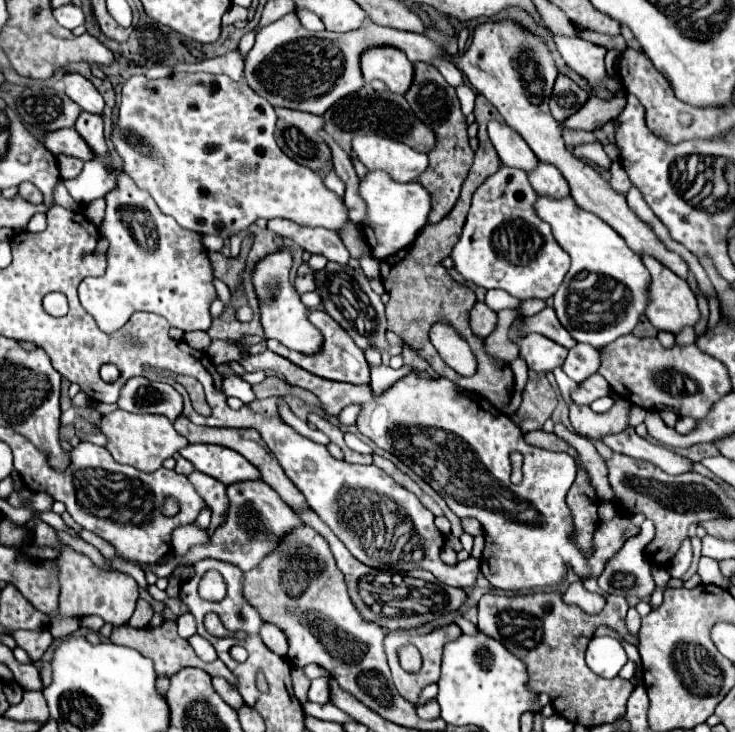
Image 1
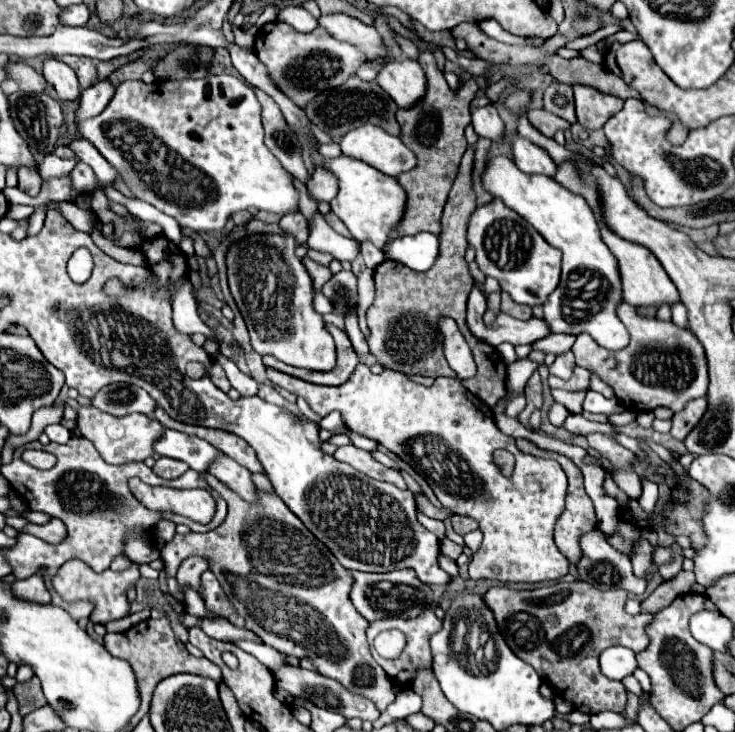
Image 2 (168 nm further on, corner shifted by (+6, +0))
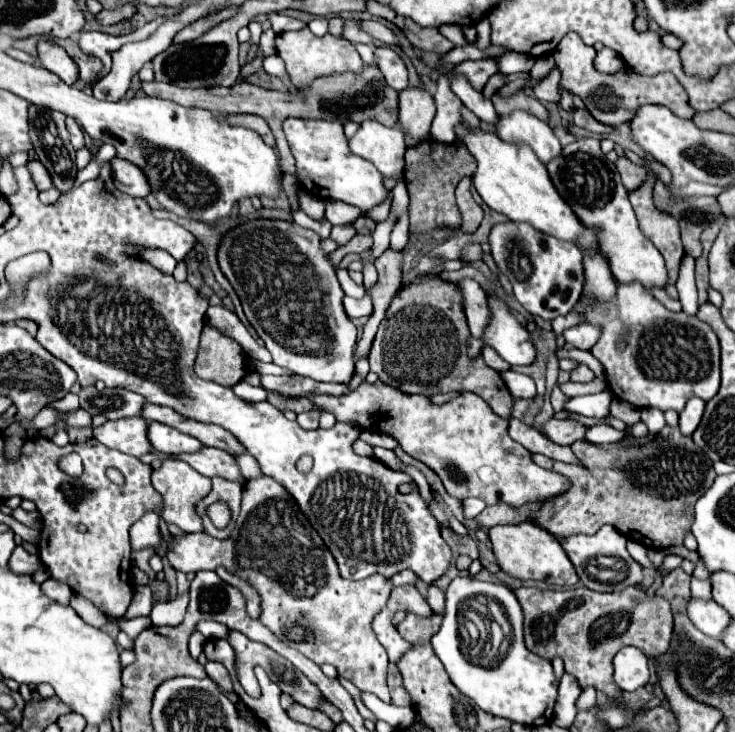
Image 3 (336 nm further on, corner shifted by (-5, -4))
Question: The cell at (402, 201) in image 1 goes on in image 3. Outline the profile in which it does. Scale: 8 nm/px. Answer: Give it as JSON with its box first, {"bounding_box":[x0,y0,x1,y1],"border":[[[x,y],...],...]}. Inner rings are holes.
{"bounding_box":[284,118,388,216],"border":[[[286,118],[284,134],[296,158],[296,178],[306,192],[322,200],[336,198],[346,204],[352,204],[360,208],[364,216],[370,212],[370,208],[374,208],[388,196],[388,190],[382,184],[382,174],[376,170],[376,166],[350,152],[342,122]]]}

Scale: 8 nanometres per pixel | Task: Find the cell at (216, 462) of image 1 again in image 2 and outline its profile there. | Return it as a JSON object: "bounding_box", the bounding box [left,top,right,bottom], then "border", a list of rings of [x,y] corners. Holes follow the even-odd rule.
{"bounding_box":[155,430,223,472],"border":[[[165,430],[165,438],[157,440],[155,452],[161,454],[161,456],[167,456],[167,458],[183,460],[195,472],[207,472],[209,466],[217,458],[223,456],[209,442],[195,438],[195,436],[189,436],[189,434],[181,434],[177,430]]]}

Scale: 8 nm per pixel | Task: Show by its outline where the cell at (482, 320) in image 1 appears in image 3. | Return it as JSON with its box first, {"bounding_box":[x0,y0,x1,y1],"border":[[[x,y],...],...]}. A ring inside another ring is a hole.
{"bounding_box":[456,278,488,336],"border":[[[462,278],[456,282],[462,292],[462,308],[472,336],[482,336],[482,330],[488,326],[488,302],[482,286],[472,278]]]}

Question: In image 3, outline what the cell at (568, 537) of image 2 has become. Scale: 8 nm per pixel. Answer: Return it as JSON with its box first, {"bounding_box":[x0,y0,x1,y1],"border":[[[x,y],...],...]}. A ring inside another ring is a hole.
{"bounding_box":[478,426,716,548],"border":[[[664,426],[656,436],[654,442],[648,444],[626,444],[624,448],[600,448],[596,444],[590,444],[586,440],[574,442],[574,454],[580,460],[580,464],[564,464],[554,462],[548,456],[534,454],[532,460],[546,470],[554,470],[570,480],[570,488],[554,498],[526,504],[524,508],[512,508],[506,504],[494,504],[488,506],[478,518],[478,526],[492,528],[496,524],[520,524],[524,520],[530,520],[538,524],[540,528],[546,528],[556,538],[572,536],[572,534],[596,534],[600,526],[612,524],[618,528],[626,538],[632,538],[646,548],[668,548],[674,544],[682,544],[684,534],[690,530],[694,520],[694,504],[696,500],[710,488],[710,484],[716,480],[716,472],[712,466],[712,460],[706,456],[706,452],[694,444],[692,436],[684,436],[678,426]]]}

